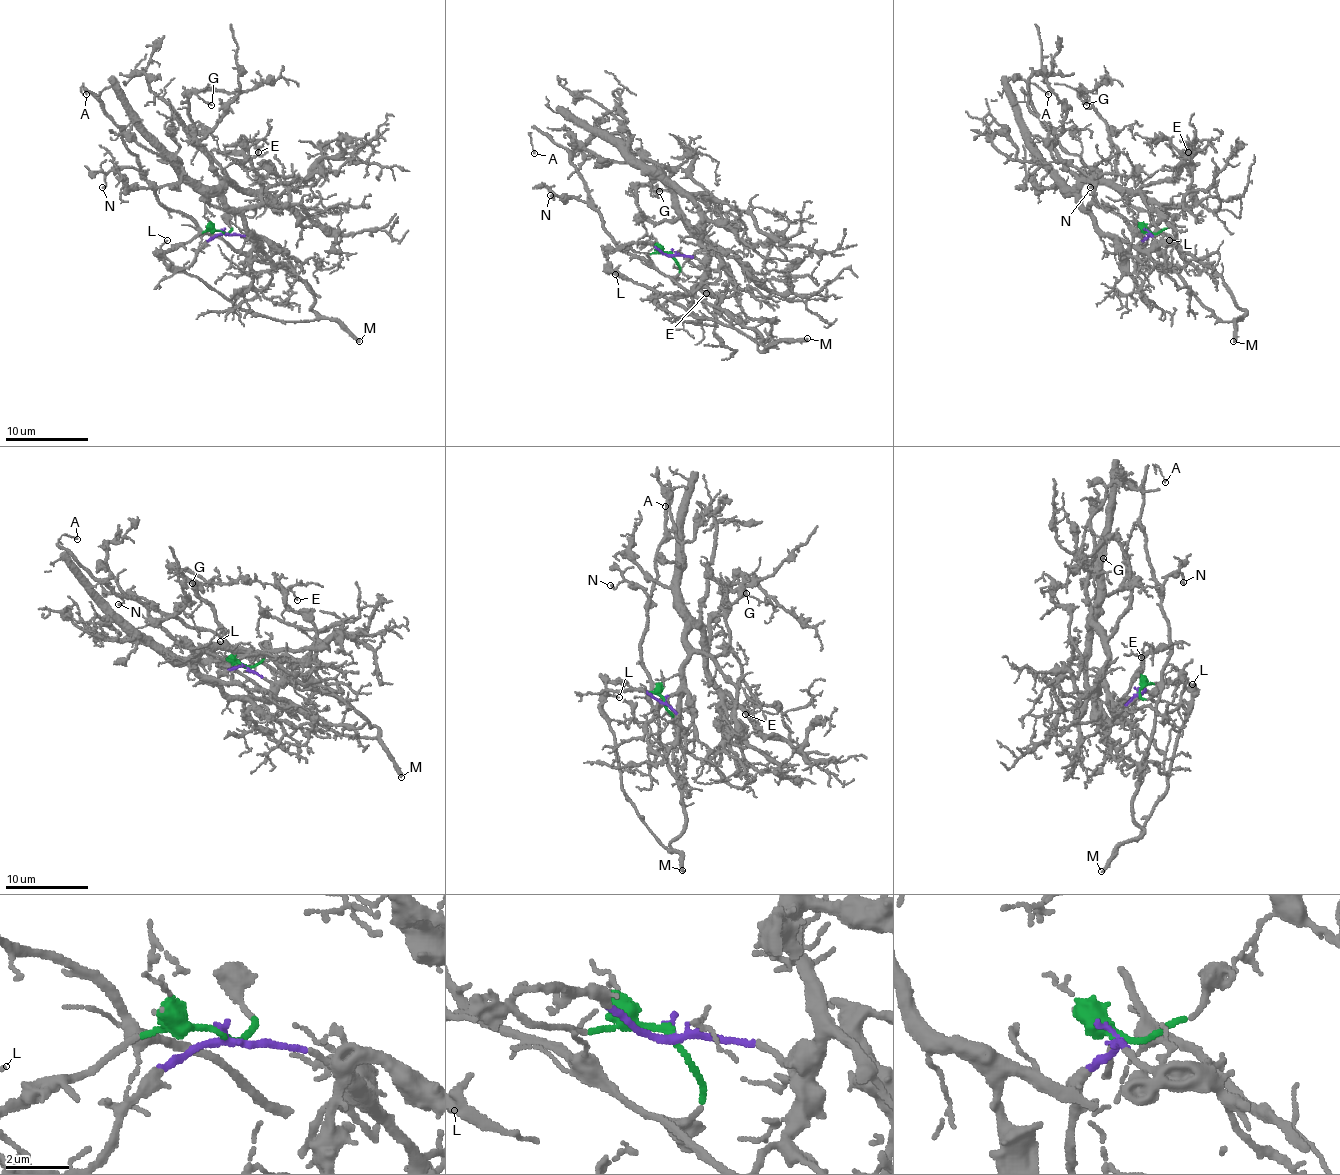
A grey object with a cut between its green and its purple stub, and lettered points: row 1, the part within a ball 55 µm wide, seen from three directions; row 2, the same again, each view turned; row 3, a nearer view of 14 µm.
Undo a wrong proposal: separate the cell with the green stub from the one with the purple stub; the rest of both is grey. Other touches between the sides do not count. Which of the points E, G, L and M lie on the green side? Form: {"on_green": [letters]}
{"on_green": ["L", "M"]}

